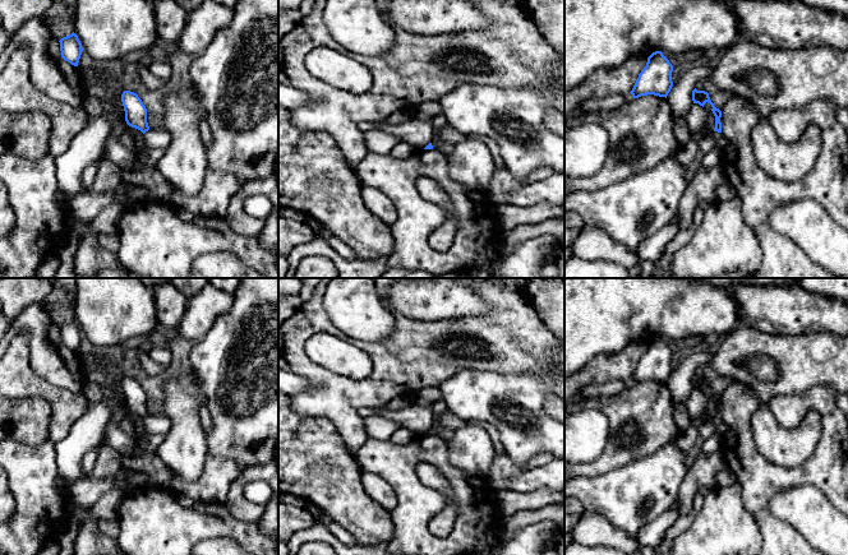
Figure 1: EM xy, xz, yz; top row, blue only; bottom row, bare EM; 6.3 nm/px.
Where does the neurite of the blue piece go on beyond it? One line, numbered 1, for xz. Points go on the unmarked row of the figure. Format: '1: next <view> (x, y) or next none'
1: next xz (445, 433)

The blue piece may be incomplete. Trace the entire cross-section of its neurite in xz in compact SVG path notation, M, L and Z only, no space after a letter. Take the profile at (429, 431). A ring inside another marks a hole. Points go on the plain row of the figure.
M438 421L434 422L433 427L429 429L424 435L435 435L439 436L446 445L448 445L453 430L446 426L442 426Z

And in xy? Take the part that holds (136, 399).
M124 376L121 388L125 397L125 407L129 412L143 418L144 434L165 434L169 431L169 418L166 415L151 415L147 408L147 394L137 379Z

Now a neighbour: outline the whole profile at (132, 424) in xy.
M126 412L119 424L120 429L130 436L139 439L143 434L143 418L135 413Z

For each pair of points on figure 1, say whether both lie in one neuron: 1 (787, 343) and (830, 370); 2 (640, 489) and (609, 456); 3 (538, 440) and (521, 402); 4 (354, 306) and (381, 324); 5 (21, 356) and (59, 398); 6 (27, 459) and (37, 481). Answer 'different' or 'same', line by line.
1: same
2: different
3: same
4: same
5: same
6: same

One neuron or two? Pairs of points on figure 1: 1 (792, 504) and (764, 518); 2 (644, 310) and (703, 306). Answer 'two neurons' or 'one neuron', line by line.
1: two neurons
2: one neuron

